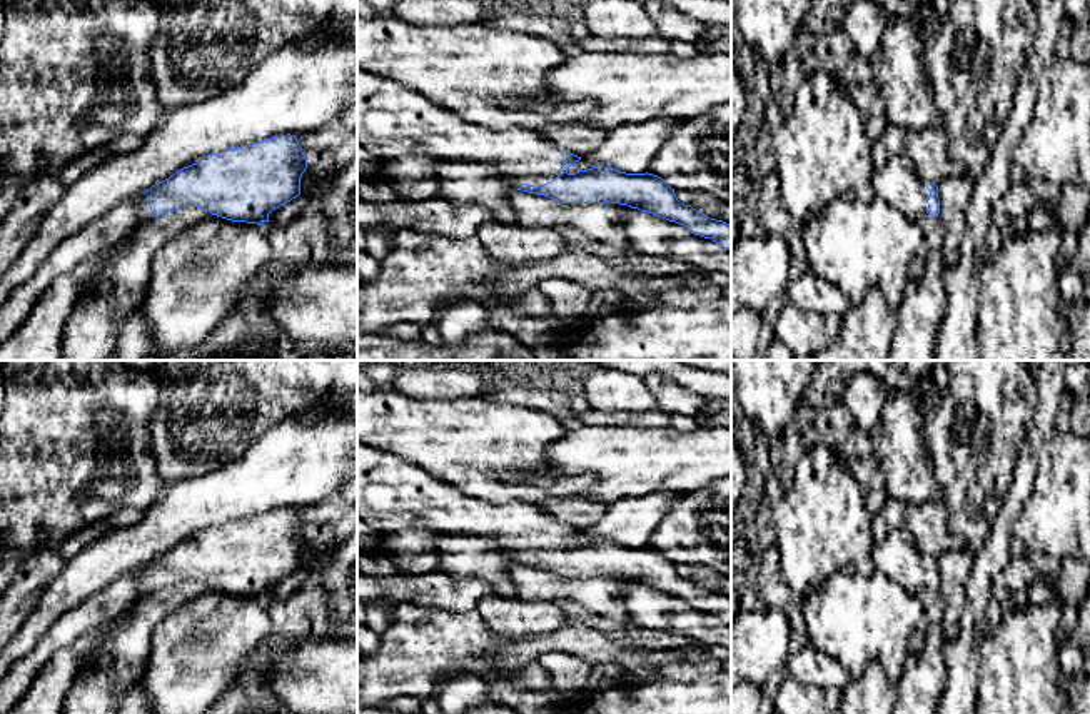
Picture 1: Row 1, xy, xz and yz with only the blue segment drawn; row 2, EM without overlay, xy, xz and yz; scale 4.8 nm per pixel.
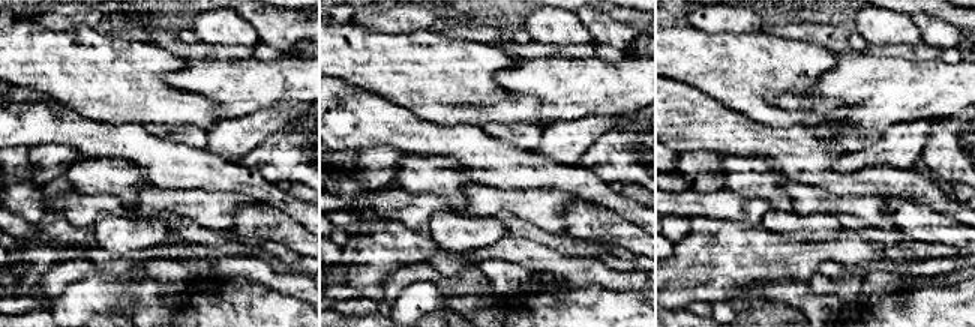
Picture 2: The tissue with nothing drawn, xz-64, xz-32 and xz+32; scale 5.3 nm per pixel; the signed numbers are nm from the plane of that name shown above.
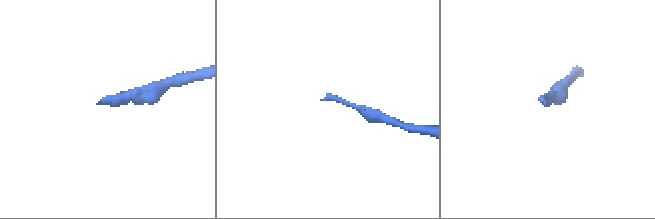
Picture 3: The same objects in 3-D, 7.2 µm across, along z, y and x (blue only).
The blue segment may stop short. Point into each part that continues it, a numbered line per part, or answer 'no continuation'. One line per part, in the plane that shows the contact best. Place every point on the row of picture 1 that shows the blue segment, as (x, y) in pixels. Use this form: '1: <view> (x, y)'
1: xz (393, 122)

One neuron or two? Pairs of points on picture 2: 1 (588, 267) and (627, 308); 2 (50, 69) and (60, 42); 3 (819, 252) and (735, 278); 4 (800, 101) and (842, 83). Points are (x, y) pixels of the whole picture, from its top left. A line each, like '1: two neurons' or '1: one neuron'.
1: two neurons
2: one neuron
3: one neuron
4: one neuron

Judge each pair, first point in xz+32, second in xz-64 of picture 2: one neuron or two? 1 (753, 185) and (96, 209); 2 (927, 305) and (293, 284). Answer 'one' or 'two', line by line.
1: two
2: two

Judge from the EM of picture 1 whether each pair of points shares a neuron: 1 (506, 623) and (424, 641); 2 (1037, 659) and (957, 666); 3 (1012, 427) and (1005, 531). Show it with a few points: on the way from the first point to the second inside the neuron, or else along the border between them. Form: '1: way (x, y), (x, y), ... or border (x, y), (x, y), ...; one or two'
1: border (476, 609), (483, 621), (499, 636), (526, 636); two
2: border (987, 631), (980, 638), (980, 683), (975, 696); two
3: border (1022, 454), (1014, 469), (1010, 489), (990, 526); two

